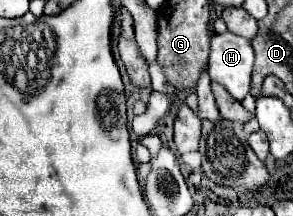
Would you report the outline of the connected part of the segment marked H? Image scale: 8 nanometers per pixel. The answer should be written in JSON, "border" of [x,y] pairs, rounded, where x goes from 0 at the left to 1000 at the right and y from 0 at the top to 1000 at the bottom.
{"border":[[[775,144],[720,171],[713,347],[747,375],[795,458],[829,468],[850,431],[863,319],[863,218],[843,181]]]}

